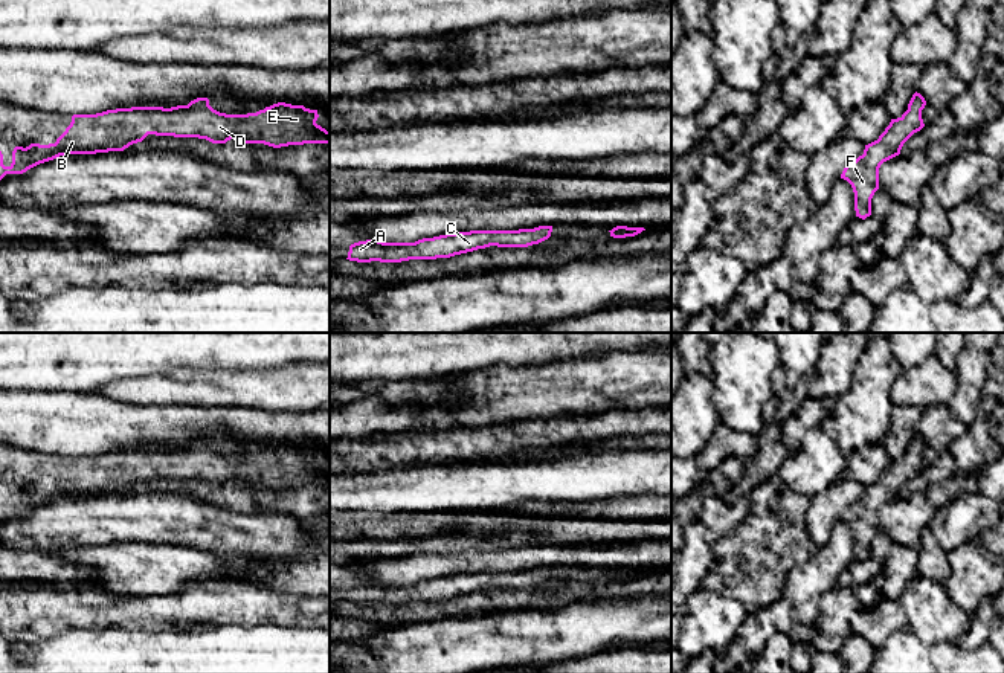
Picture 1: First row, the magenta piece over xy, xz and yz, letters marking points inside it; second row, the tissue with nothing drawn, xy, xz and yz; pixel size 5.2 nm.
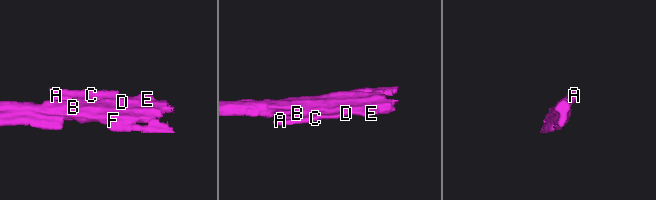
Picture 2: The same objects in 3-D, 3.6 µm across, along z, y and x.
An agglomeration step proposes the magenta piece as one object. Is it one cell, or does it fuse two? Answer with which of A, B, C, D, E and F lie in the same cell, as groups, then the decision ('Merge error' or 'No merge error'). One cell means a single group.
Groups: A B C D E F. No merge error

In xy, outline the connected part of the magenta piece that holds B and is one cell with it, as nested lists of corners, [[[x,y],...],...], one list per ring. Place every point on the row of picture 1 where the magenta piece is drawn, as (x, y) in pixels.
[[[208,98],[171,108],[131,107],[73,114],[55,143],[15,147],[9,166],[3,165],[0,151],[0,180],[6,174],[23,174],[60,156],[124,151],[148,134],[198,137],[212,143],[237,139],[241,143],[264,143],[273,148],[330,143],[330,131],[316,124],[317,118],[317,110],[285,102],[256,113],[226,114],[214,110]]]

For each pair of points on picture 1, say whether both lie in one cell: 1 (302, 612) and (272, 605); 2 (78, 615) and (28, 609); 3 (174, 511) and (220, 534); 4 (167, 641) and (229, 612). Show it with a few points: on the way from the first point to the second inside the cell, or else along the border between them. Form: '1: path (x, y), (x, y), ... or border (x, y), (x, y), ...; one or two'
1: path (295, 611), (279, 608); one
2: path (66, 611), (40, 611); one
3: path (185, 522), (196, 533), (209, 534); one
4: border (231, 623), (164, 631); two

